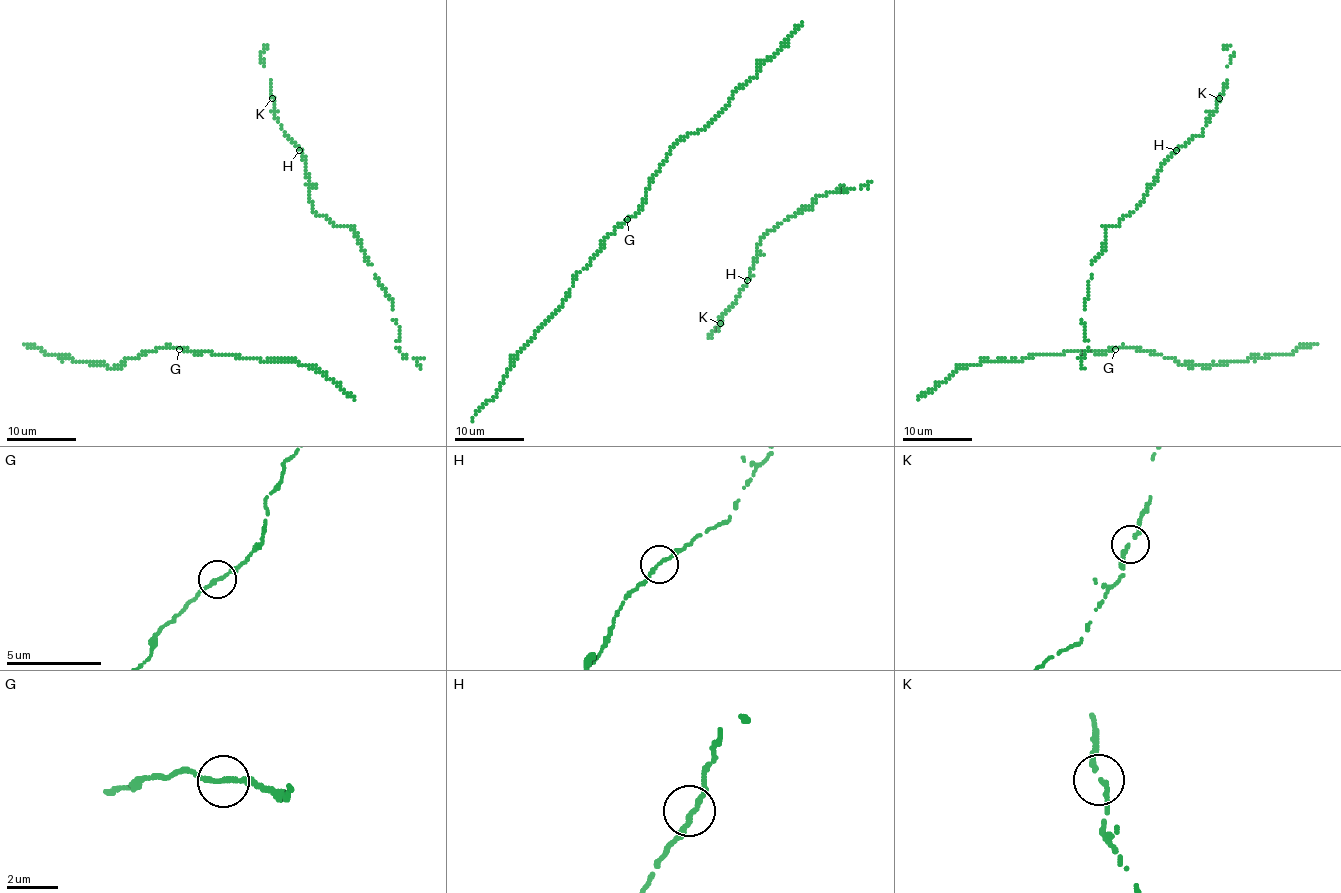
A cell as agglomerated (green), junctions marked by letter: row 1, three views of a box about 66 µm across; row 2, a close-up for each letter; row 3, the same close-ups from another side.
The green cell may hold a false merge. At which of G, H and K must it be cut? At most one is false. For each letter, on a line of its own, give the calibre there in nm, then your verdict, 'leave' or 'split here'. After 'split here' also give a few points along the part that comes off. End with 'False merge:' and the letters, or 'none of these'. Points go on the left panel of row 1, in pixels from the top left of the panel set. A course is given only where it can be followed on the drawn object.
G: 220 nm | leave
H: 200 nm | leave
K: 200 nm | leave
False merge: none of these

